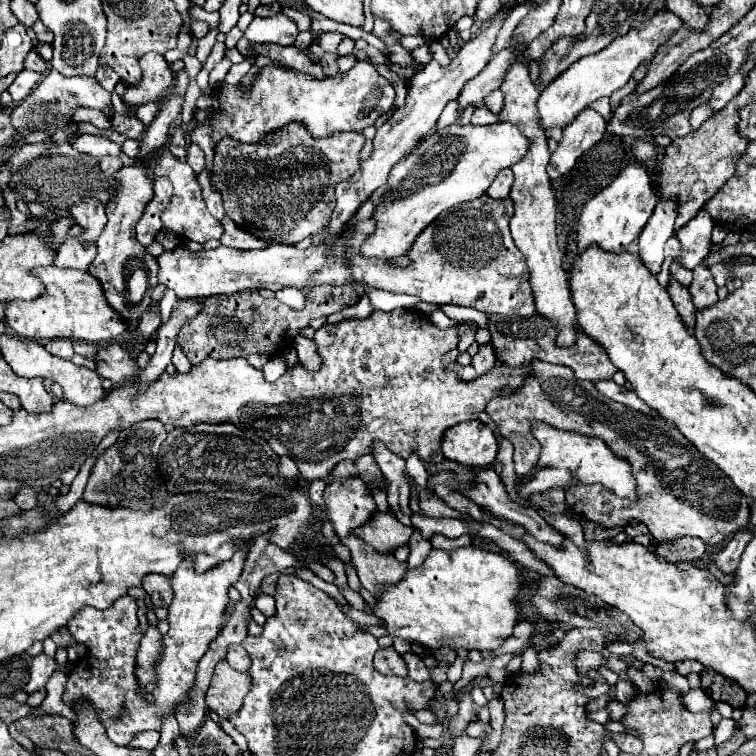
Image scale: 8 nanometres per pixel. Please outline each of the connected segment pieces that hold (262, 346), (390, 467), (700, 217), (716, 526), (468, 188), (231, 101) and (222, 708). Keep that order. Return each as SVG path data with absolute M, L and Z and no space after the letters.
M315 287L311 299L303 309L291 309L277 299L263 299L255 291L241 291L233 295L215 295L203 299L205 307L199 315L189 319L177 333L177 345L183 349L191 365L199 365L203 359L233 359L245 357L253 367L261 369L271 357L285 353L293 347L301 329L309 327L309 321L317 317L329 317L359 301L359 293L353 287Z
M377 447L377 451L373 451L373 457L379 463L379 469L387 481L389 507L395 511L401 523L409 523L411 487L409 487L409 477L405 471L405 459L397 459L397 455L393 455L391 451L385 451L385 447Z
M703 209L695 215L693 221L681 227L681 231L677 231L677 239L681 241L681 255L675 259L675 263L685 269L693 269L695 265L699 265L709 255L713 227L713 219L709 219Z
M531 359L529 363L523 363L523 367L529 367L523 385L517 389L507 387L507 393L493 397L485 407L485 413L497 423L499 433L515 447L515 473L519 477L527 475L537 463L539 447L529 431L529 423L541 421L557 429L601 437L611 451L629 459L633 467L637 493L641 495L639 501L621 499L597 485L571 487L565 491L565 499L575 515L607 529L623 527L631 519L637 519L649 527L657 543L671 543L677 537L693 535L703 539L705 545L719 545L749 527L751 499L745 497L719 467L699 453L673 423L661 417L643 415L603 397L593 383L575 379L575 373L567 365Z
M495 121L491 125L449 125L441 133L425 137L417 151L401 159L389 175L389 181L371 193L375 203L373 219L377 221L377 231L369 235L363 243L361 253L365 257L383 257L395 259L409 251L413 239L437 219L445 209L475 201L481 197L495 175L501 169L507 169L519 163L531 147L531 139L523 133L517 123Z
M357 61L347 73L337 73L335 77L327 77L327 79L315 79L311 75L305 75L305 73L283 67L281 63L275 63L275 65L263 67L259 71L259 75L253 79L249 91L241 91L241 85L231 87L231 85L223 83L217 91L211 93L211 97L213 97L213 105L205 111L197 111L195 121L197 123L207 121L213 125L215 143L223 137L233 137L243 143L255 143L255 141L261 141L265 137L265 133L275 131L289 121L301 121L317 137L331 135L335 131L359 131L361 133L365 127L375 125L375 121L381 115L389 113L393 99L395 99L395 89L385 77L381 77L377 73L373 63L369 63L369 61Z
M223 659L217 663L213 671L213 679L209 685L209 691L205 693L207 707L213 709L217 715L227 717L227 713L239 711L243 697L247 695L251 687L251 679L247 673L235 671L229 667L229 663Z

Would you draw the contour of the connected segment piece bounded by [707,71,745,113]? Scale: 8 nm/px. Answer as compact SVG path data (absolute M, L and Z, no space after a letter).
M737 71L735 75L731 75L731 77L725 79L723 83L719 83L719 85L713 89L711 97L707 99L709 109L711 109L713 113L721 111L721 109L737 95L737 91L743 87L743 81L745 81L745 73L743 73L743 71Z

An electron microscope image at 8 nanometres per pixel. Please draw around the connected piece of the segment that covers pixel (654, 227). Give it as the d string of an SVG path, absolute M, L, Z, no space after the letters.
M675 199L659 201L651 219L647 221L647 225L639 235L639 255L653 275L657 275L661 269L663 245L675 231L675 219L677 219L677 201Z

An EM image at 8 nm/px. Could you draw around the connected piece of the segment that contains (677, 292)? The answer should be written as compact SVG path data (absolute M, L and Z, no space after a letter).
M671 279L667 291L671 293L671 299L675 303L675 309L679 311L681 319L685 325L689 325L689 329L693 329L693 321L695 321L695 307L691 303L691 295L687 291L687 287L681 287L675 279Z

